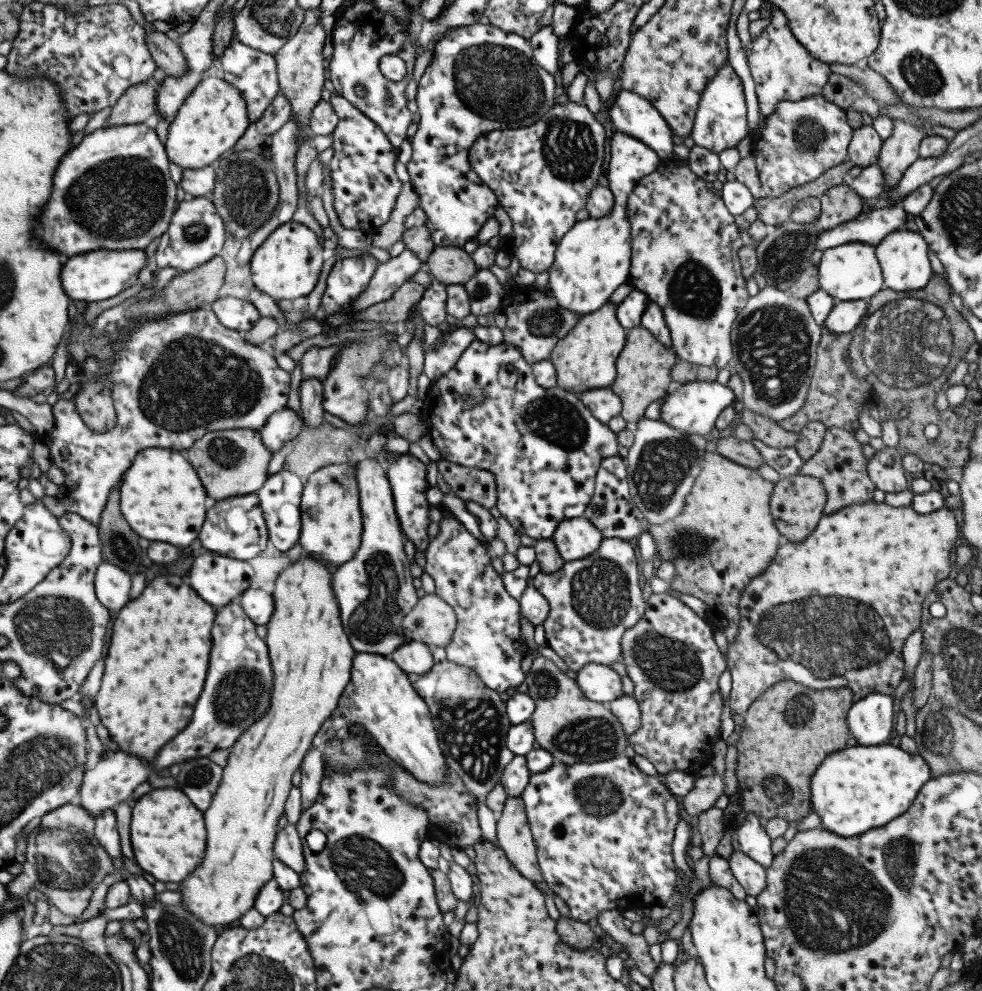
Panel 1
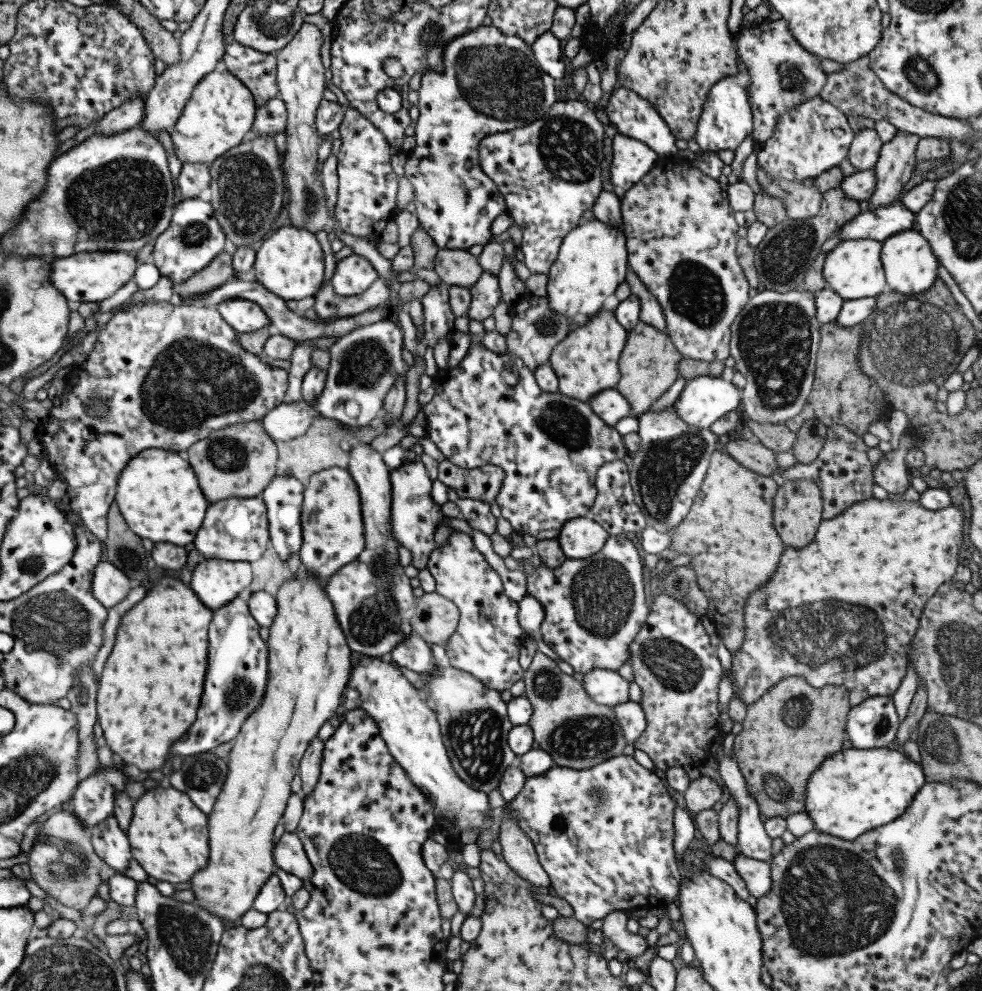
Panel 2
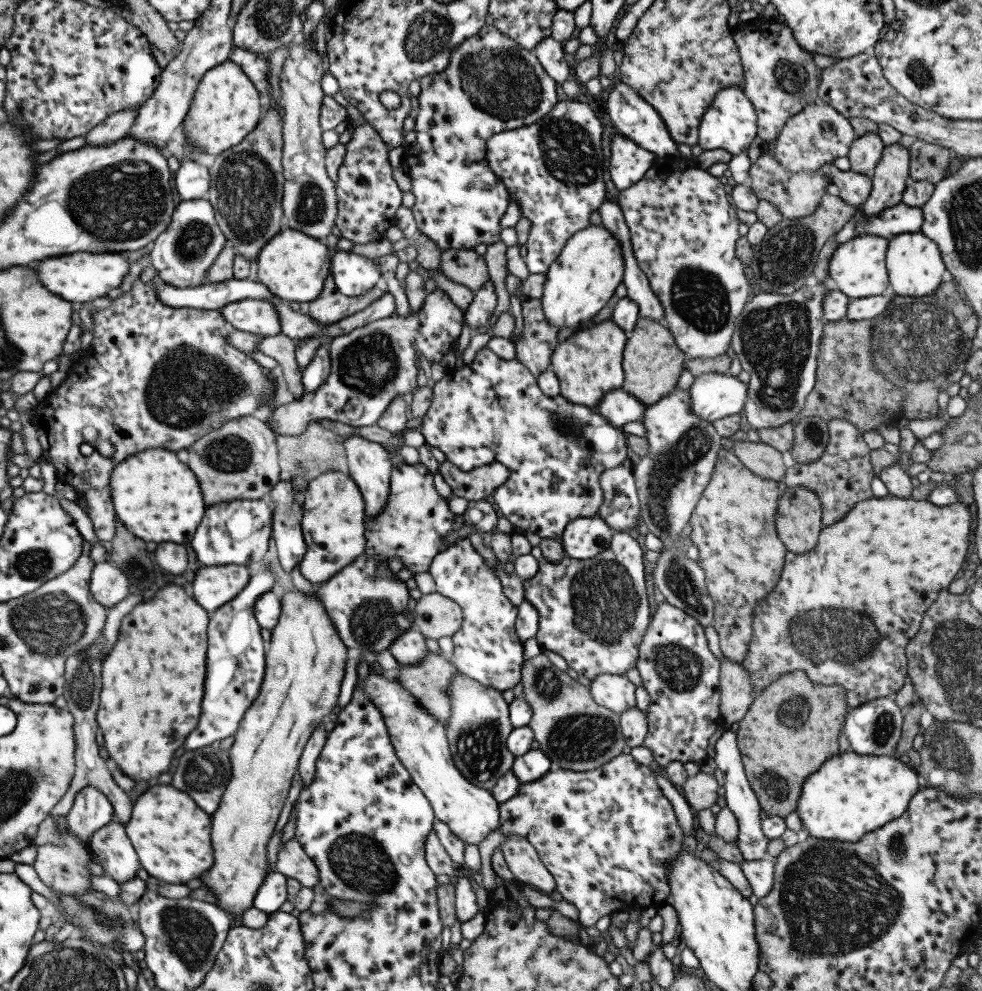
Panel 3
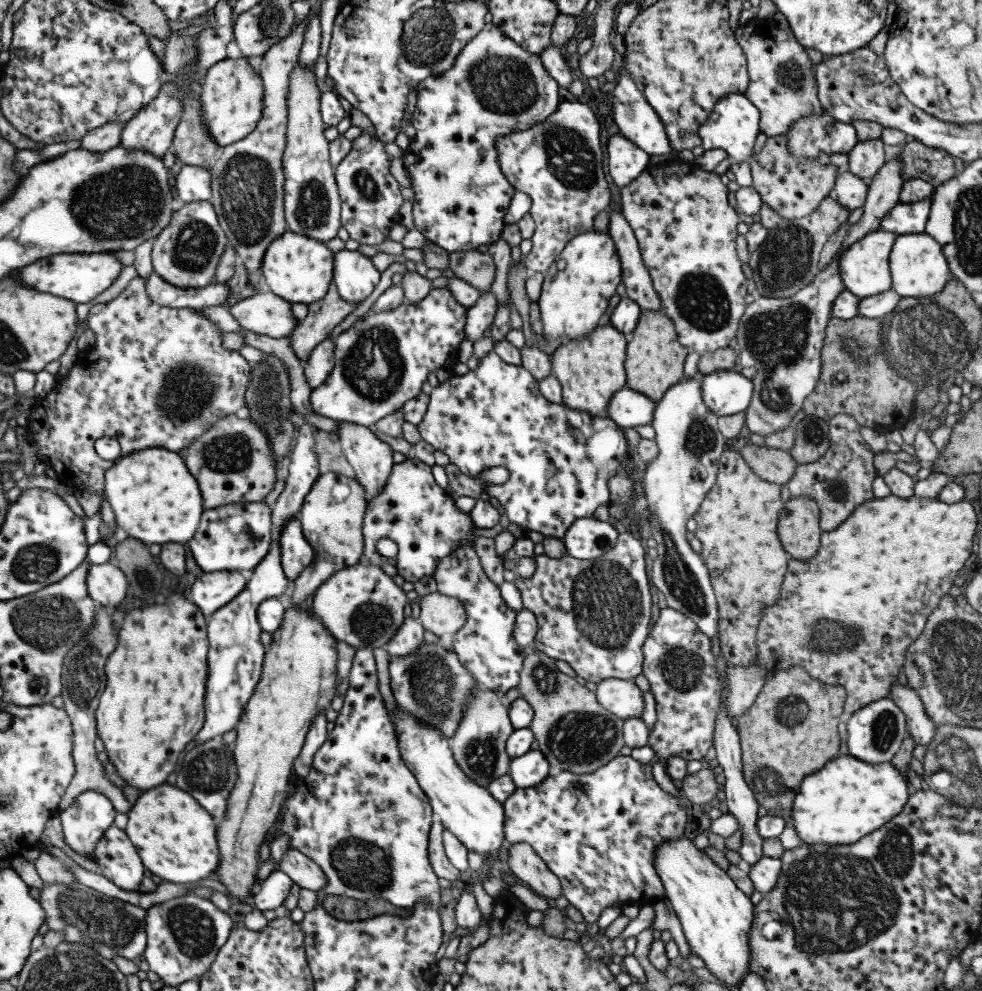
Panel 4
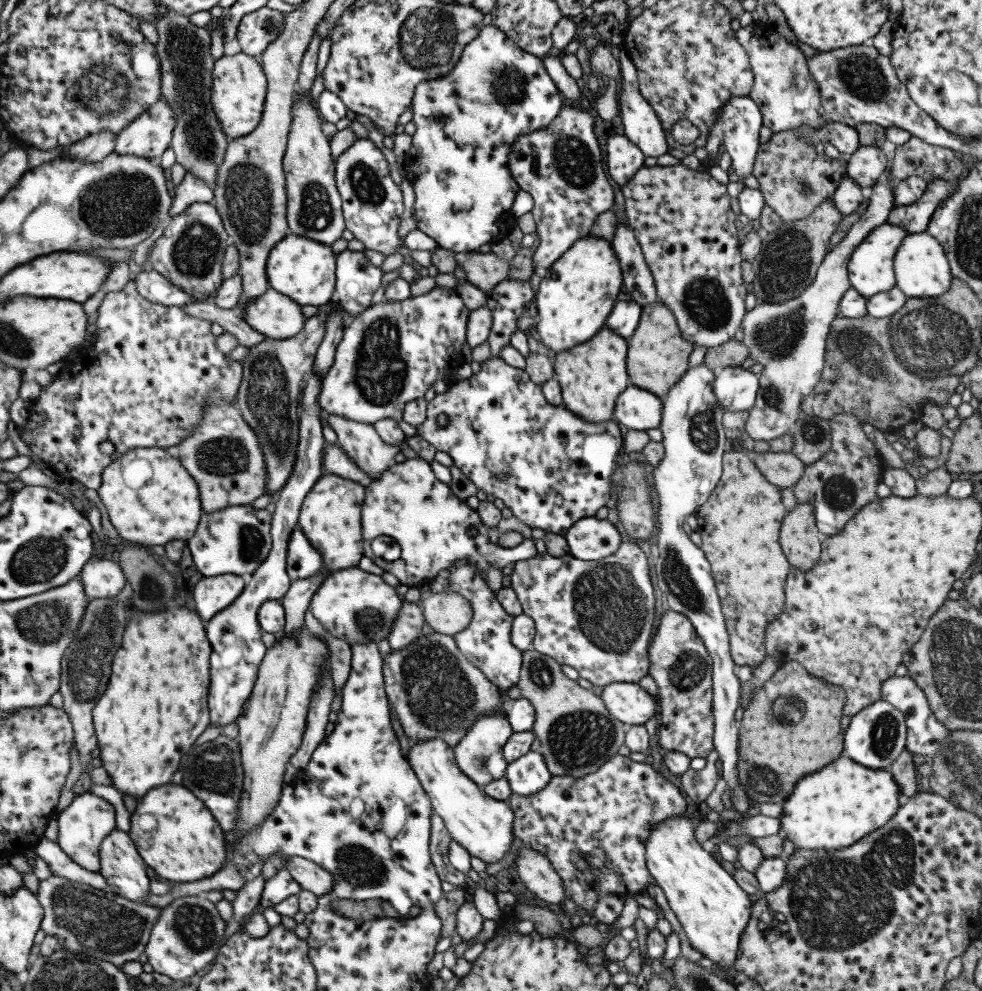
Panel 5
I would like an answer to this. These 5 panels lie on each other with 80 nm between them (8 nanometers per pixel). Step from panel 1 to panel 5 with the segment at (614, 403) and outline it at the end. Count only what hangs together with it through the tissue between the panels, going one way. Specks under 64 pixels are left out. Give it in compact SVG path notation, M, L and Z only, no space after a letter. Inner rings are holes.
M630 384L617 395L612 420L629 430L646 431L658 428L661 410L662 399Z

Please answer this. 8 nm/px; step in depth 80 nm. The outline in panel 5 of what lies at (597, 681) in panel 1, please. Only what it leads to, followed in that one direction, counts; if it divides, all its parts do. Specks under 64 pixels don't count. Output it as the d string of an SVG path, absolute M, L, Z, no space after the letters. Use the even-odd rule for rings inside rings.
M611 682L603 687L601 702L609 714L623 724L642 724L653 716L657 718L658 704L637 683Z

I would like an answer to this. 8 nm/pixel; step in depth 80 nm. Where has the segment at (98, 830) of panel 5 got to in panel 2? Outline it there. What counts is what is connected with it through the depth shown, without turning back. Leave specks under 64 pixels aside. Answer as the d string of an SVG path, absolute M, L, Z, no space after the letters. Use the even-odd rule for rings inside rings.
M113 766L101 767L96 773L79 781L72 791L72 813L85 828L100 824L110 817L114 807L114 794L124 791L129 778Z

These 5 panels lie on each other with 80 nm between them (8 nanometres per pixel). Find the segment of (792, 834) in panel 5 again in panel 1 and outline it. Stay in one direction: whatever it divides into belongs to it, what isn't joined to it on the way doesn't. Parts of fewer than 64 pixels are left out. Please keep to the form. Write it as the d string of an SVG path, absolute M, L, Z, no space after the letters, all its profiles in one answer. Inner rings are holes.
M894 741L881 746L845 747L845 750L829 754L815 770L811 778L811 812L821 820L822 828L842 837L861 835L873 827L883 826L903 814L917 796L922 786L930 779L927 763L918 754L907 754Z

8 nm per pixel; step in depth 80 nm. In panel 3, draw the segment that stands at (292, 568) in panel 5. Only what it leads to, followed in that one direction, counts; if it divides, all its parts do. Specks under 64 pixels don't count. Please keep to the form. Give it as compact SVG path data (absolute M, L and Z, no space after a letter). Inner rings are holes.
M278 480L269 491L269 500L274 508L271 515L271 540L275 543L275 554L282 569L289 573L301 562L305 554L305 543L299 523L302 508L295 500L291 481Z

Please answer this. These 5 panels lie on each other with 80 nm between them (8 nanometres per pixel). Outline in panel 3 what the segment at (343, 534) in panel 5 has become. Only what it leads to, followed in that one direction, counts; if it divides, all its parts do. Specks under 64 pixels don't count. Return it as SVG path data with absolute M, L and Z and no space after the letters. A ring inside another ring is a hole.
M329 471L308 480L300 507L299 526L306 547L298 570L305 580L318 586L364 552L364 500L348 474Z

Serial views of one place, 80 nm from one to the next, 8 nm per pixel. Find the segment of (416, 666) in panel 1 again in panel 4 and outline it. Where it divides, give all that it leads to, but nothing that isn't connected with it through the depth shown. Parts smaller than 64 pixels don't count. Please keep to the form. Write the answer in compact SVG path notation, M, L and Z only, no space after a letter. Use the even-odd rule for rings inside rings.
M403 618L401 626L395 630L391 639L386 643L385 650L390 657L407 656L423 642L423 627L417 619Z

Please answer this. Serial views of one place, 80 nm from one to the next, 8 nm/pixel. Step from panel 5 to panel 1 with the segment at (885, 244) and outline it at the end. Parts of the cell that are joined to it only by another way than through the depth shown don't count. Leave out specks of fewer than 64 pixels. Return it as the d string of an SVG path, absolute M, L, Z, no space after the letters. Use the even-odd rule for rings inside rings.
M847 242L821 251L821 260L817 264L817 283L819 289L836 301L868 300L884 286L874 245L864 242Z

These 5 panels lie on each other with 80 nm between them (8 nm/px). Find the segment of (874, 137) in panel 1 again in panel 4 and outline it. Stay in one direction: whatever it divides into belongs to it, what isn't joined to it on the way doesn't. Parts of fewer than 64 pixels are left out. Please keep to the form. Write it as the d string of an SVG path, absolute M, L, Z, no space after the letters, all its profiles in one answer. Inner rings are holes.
M867 140L867 142L857 142L851 152L846 155L848 161L849 174L857 176L859 180L866 182L877 174L885 164L882 141Z

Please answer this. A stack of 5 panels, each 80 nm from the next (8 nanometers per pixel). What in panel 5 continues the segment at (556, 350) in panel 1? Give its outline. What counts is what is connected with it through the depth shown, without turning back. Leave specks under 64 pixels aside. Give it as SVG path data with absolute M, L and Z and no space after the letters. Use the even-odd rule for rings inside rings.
M603 326L589 340L555 354L553 378L559 383L562 406L568 413L587 422L612 420L617 395L630 385L626 373L625 341Z

